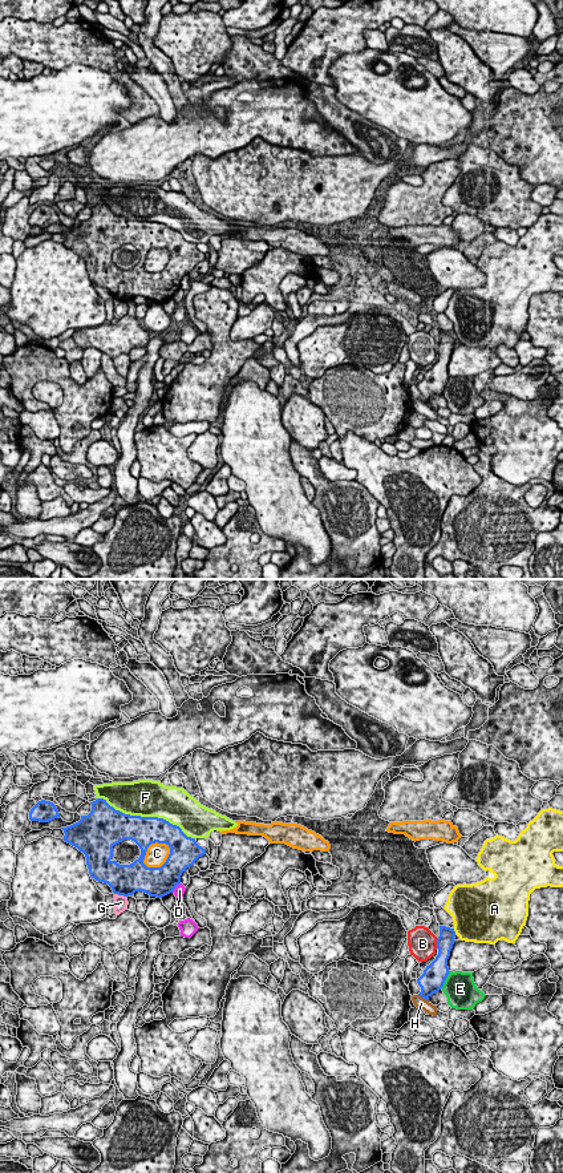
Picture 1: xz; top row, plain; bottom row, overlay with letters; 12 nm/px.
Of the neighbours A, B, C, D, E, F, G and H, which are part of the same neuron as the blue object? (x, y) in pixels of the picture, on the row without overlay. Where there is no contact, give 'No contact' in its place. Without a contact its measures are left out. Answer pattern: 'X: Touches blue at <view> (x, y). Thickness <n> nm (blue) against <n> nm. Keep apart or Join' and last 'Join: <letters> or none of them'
A: Touches blue at xz (454, 336). Thickness 200 nm (blue) against 440 nm. Keep apart
B: Touches blue at xz (437, 348). Thickness 200 nm (blue) against 360 nm. Keep apart
C: Touches blue at xz (150, 249). Thickness 360 nm (blue) against 260 nm. Keep apart
D: Touches blue at xz (175, 291). Thickness 360 nm (blue) against 130 nm. Keep apart
E: Touches blue at xz (445, 384). Thickness 300 nm (blue) against 380 nm. Keep apart
F: Touches blue at xz (146, 222). Thickness 360 nm (blue) against 440 nm. Keep apart
G: Touches blue at xz (121, 299). Thickness 380 nm (blue) against 160 nm. Keep apart
H: Touches blue at xz (424, 403). Thickness 300 nm (blue) against 140 nm. Keep apart
Join: none of them

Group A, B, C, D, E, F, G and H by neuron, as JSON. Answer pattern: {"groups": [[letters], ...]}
{"groups": [["A"], ["B"], ["C"], ["D"], ["E"], ["F"], ["G"], ["H"]]}

